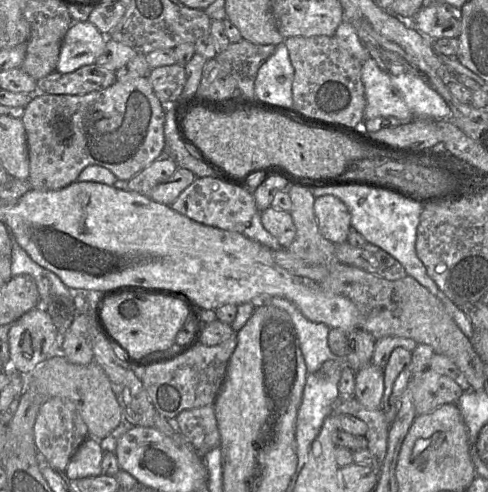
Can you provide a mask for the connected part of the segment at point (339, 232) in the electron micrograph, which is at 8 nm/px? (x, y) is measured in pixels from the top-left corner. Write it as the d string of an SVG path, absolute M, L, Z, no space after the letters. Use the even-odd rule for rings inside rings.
M332 195L315 198L314 213L320 233L334 244L347 241L351 214L343 201Z

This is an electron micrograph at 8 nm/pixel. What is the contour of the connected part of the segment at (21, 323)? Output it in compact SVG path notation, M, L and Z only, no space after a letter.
M35 307L16 321L8 331L8 366L13 372L29 376L36 366L59 352L60 337L42 307Z

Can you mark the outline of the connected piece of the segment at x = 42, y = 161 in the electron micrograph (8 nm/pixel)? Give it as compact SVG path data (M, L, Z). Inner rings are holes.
M138 77L134 79L118 79L110 87L90 92L85 95L51 95L44 93L37 93L33 96L33 99L25 107L25 112L21 118L27 136L28 156L30 175L29 183L30 187L37 190L58 190L66 187L67 185L77 181L79 174L82 170L89 165L99 165L110 170L118 179L122 181L128 181L149 164L164 155L165 136L164 136L164 124L166 107L156 96L148 77Z

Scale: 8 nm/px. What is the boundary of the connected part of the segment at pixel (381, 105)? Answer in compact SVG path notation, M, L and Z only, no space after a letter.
M370 57L362 65L361 78L365 88L366 106L364 121L376 117L395 117L402 123L414 119L449 119L451 110L439 95L419 73L406 72L398 76L383 71Z

